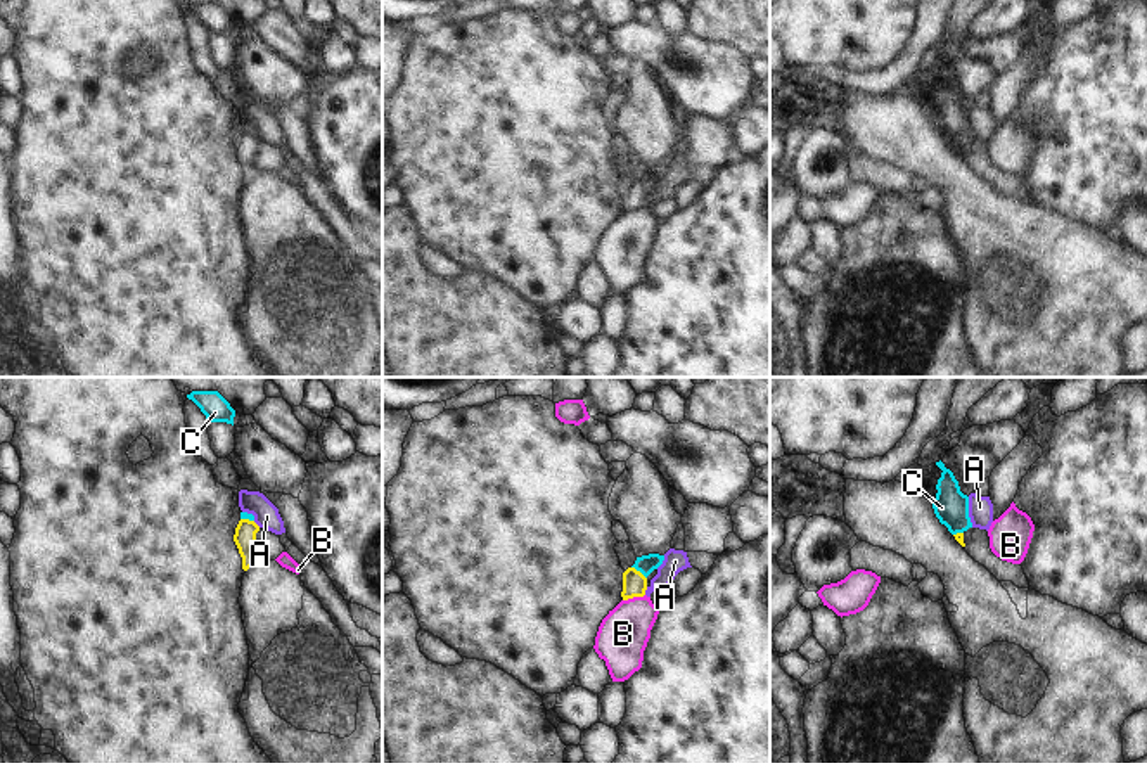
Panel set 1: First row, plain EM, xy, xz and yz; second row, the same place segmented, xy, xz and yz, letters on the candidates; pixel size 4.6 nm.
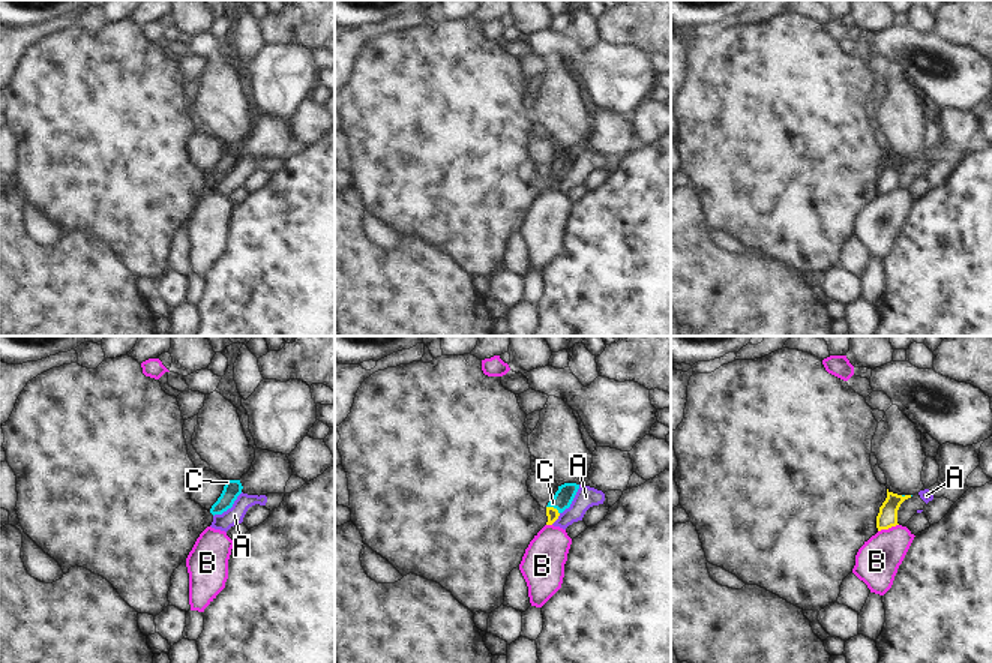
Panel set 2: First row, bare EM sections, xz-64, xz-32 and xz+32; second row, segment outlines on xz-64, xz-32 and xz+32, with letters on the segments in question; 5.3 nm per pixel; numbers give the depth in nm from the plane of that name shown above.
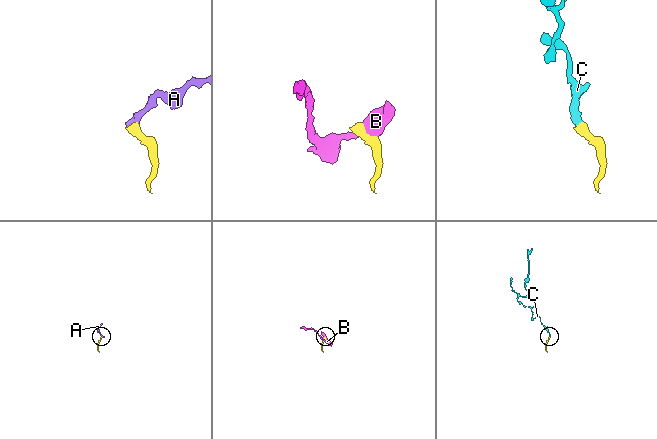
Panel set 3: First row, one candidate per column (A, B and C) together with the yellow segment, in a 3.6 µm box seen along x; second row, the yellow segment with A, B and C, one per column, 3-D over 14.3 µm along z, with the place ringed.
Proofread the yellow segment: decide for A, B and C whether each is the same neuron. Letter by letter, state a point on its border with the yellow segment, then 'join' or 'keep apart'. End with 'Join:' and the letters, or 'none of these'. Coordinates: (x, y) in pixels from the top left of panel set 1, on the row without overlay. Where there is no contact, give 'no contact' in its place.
A: contact xz (646, 201); keep apart
B: contact xz (634, 208); keep apart
C: contact xz (639, 184); join
Join: C

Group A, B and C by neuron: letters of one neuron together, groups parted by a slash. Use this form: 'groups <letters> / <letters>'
groups A / B / C

